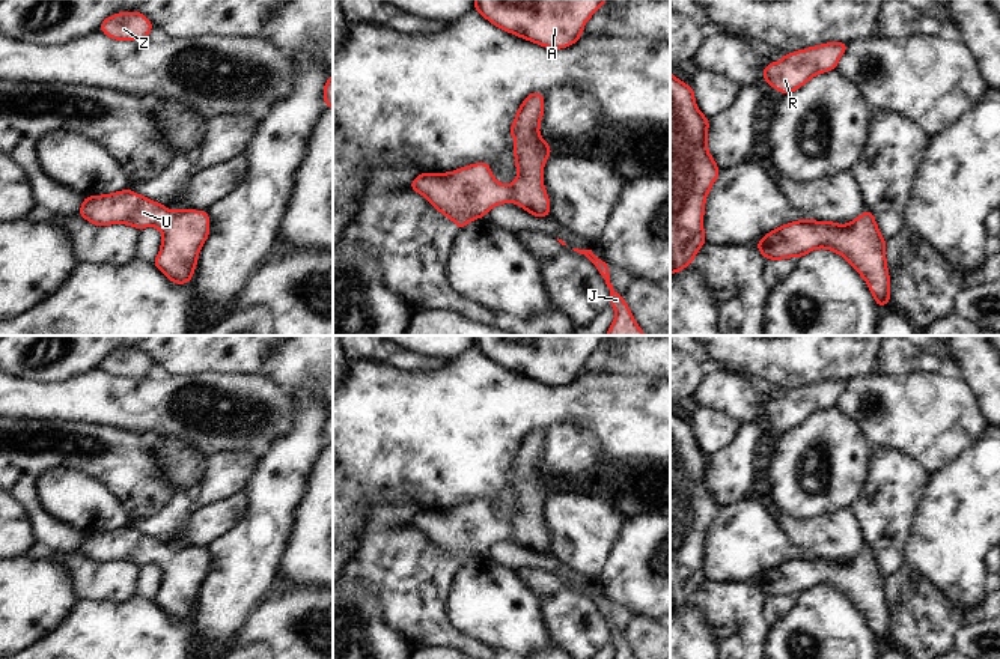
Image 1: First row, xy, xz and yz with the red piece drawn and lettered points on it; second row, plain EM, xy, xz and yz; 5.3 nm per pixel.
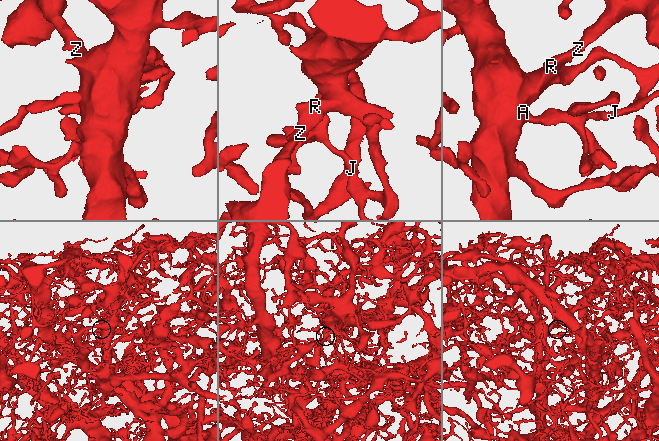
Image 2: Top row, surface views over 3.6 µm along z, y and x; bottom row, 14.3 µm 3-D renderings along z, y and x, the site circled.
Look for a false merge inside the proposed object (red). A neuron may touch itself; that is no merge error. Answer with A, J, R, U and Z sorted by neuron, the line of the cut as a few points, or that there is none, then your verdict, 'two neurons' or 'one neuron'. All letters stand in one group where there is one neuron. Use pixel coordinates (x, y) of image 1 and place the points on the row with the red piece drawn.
A J R U Z | no cut | one neuron

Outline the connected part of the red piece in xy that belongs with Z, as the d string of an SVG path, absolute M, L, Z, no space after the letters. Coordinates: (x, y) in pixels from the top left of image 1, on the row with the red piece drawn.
M119 12L105 18L99 30L116 41L146 41L152 27L140 12Z

